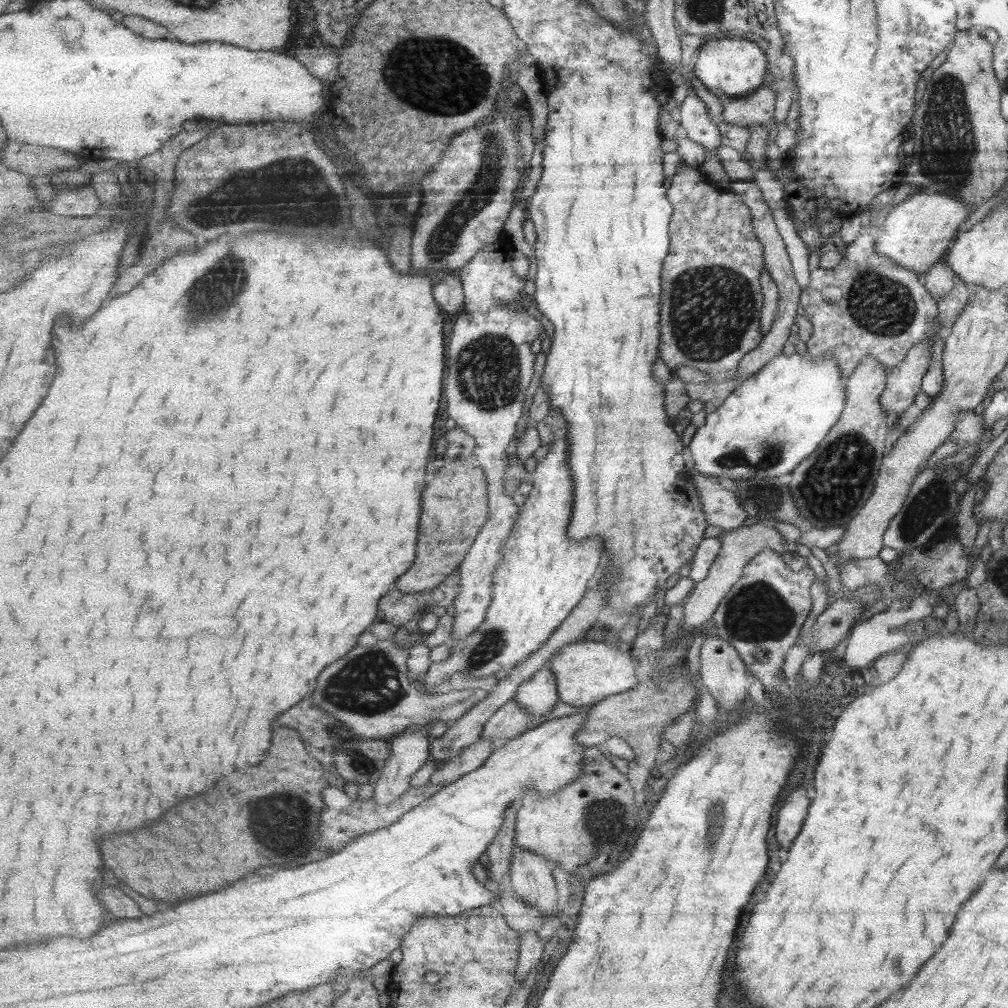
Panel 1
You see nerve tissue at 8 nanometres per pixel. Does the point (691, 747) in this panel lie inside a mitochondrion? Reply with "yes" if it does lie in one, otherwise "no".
no

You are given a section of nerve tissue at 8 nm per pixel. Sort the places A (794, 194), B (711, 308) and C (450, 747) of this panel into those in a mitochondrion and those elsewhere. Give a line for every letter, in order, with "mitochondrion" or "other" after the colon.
A: other
B: mitochondrion
C: other

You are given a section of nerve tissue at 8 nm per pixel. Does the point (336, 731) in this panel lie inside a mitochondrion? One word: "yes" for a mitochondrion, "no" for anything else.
yes

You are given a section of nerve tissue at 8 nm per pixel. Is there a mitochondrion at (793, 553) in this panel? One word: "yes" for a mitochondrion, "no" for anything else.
no

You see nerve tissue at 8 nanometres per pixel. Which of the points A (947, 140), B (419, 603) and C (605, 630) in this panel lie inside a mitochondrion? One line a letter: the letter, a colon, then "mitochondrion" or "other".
A: mitochondrion
B: mitochondrion
C: other

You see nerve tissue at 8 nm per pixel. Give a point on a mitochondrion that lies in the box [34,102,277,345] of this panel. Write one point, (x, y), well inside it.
(221, 285)

